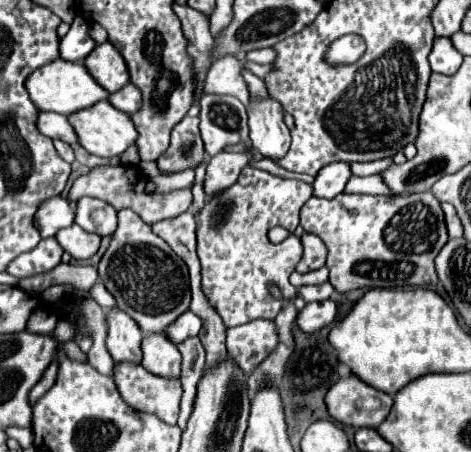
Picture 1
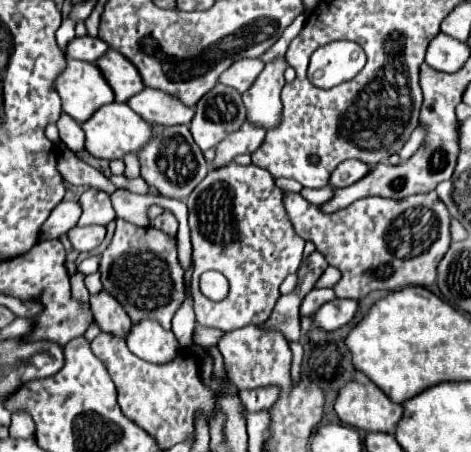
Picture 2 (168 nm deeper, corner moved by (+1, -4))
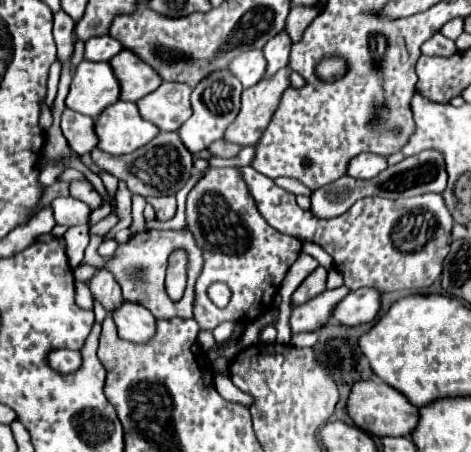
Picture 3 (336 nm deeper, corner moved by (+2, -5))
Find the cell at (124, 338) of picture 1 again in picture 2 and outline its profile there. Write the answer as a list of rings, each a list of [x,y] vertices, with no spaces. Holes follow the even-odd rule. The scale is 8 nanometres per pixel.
[[[99,292],[93,294],[89,298],[95,322],[101,326],[103,332],[111,332],[111,334],[119,334],[119,336],[127,336],[129,328],[131,328],[131,318],[127,316],[125,308],[113,298],[107,296],[107,292]]]

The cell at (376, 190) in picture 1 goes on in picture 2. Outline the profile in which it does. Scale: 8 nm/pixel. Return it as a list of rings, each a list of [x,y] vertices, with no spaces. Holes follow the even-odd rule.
[[[327,185],[320,189],[312,189],[304,187],[302,189],[302,196],[312,204],[323,204],[329,201],[333,196],[333,189]]]

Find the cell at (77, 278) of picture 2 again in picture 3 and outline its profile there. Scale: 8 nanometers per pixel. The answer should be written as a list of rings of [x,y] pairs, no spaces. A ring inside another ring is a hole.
[[[90,237],[90,245],[86,247],[86,255],[84,255],[82,263],[86,263],[86,265],[96,267],[97,269],[101,269],[106,265],[113,256],[102,257],[96,253],[96,249],[98,249],[100,243],[102,243],[100,237]]]

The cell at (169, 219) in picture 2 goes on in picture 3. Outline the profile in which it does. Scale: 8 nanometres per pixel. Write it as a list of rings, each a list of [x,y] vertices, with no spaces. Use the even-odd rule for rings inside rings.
[[[148,197],[146,201],[154,207],[158,221],[168,221],[176,213],[176,197]]]

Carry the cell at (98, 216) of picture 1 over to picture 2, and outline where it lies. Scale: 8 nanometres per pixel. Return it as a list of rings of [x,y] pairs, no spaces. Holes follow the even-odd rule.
[[[89,188],[81,194],[81,206],[83,206],[83,214],[79,218],[79,226],[89,226],[89,224],[101,224],[107,226],[113,218],[115,218],[115,210],[111,206],[109,194],[97,190],[97,188]]]

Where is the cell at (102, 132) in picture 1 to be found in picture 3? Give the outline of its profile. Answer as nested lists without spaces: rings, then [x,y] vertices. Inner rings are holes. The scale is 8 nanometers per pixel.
[[[116,101],[94,121],[98,149],[110,155],[134,153],[158,135],[158,127],[142,119],[136,103]]]

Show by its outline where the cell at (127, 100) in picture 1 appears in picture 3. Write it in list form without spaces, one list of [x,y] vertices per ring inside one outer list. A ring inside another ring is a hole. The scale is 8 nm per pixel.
[[[162,83],[156,91],[142,97],[136,105],[140,115],[152,121],[160,131],[178,131],[192,115],[192,89],[182,83]]]

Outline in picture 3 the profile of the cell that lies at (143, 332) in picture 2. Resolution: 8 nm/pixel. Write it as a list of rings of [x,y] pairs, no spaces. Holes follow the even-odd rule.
[[[124,303],[114,313],[118,335],[130,343],[148,343],[156,335],[156,317],[142,305]]]

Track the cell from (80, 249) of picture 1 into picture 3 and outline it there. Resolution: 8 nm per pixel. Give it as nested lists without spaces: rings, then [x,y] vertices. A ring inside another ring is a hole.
[[[112,213],[112,215],[108,215],[106,219],[94,223],[94,225],[90,227],[90,235],[100,235],[100,237],[104,237],[116,223],[118,223],[118,217]]]

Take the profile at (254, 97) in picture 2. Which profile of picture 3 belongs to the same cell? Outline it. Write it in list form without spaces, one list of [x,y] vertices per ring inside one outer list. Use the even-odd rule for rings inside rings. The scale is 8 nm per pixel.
[[[282,31],[278,33],[278,37],[274,37],[270,43],[264,45],[264,57],[268,61],[268,67],[266,67],[266,75],[264,79],[270,79],[274,77],[280,69],[284,69],[288,65],[288,53],[290,53],[290,37]]]

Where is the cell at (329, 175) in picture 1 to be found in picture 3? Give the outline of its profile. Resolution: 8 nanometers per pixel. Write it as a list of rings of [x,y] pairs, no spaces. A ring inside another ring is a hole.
[[[360,153],[354,159],[350,159],[346,175],[354,177],[354,179],[372,179],[386,167],[388,165],[386,165],[384,157],[378,157],[374,153]]]

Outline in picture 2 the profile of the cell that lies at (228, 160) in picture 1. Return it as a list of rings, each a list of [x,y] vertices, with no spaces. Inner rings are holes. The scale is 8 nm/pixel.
[[[245,120],[243,128],[239,128],[239,132],[231,132],[231,136],[223,138],[217,144],[217,156],[213,160],[213,168],[225,166],[229,164],[235,156],[239,154],[251,154],[259,148],[259,144],[265,138],[265,128],[253,128],[255,124],[249,124],[249,120]]]

